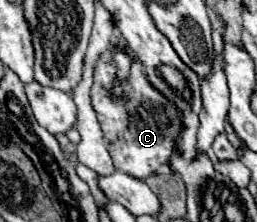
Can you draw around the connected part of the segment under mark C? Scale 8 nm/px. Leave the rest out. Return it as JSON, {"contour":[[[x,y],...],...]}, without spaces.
{"contour":[[[112,49],[104,51],[96,65],[94,87],[92,87],[92,107],[98,115],[104,137],[108,141],[108,151],[114,159],[114,167],[132,177],[146,179],[160,165],[170,161],[174,139],[182,133],[180,129],[182,117],[178,109],[174,109],[174,105],[150,85],[148,77],[142,71],[142,63],[136,59],[132,65],[130,81],[126,81],[126,101],[112,101],[110,77],[114,77],[114,65],[110,65],[110,53]]]}

